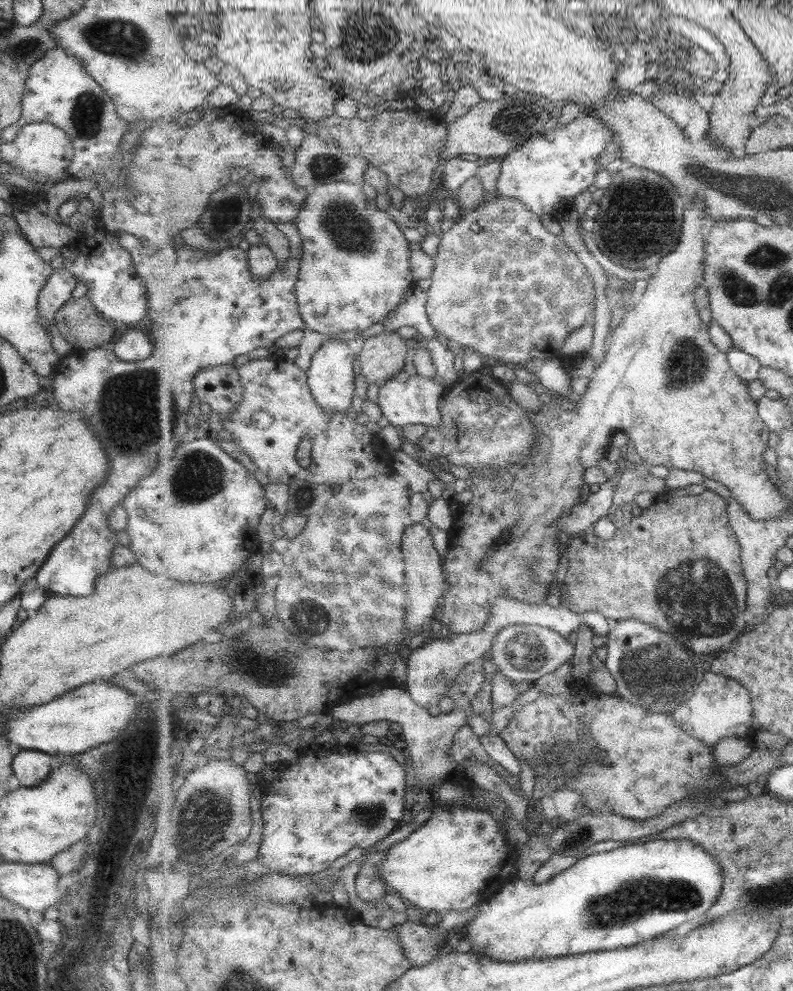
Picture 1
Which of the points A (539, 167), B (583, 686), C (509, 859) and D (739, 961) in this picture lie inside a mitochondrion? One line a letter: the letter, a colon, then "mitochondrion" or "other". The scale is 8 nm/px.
A: other
B: other
C: other
D: other

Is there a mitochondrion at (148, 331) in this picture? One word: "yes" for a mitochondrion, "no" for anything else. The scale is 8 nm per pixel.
no

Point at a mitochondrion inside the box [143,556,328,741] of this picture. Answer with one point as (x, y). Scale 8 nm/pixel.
(266, 668)

